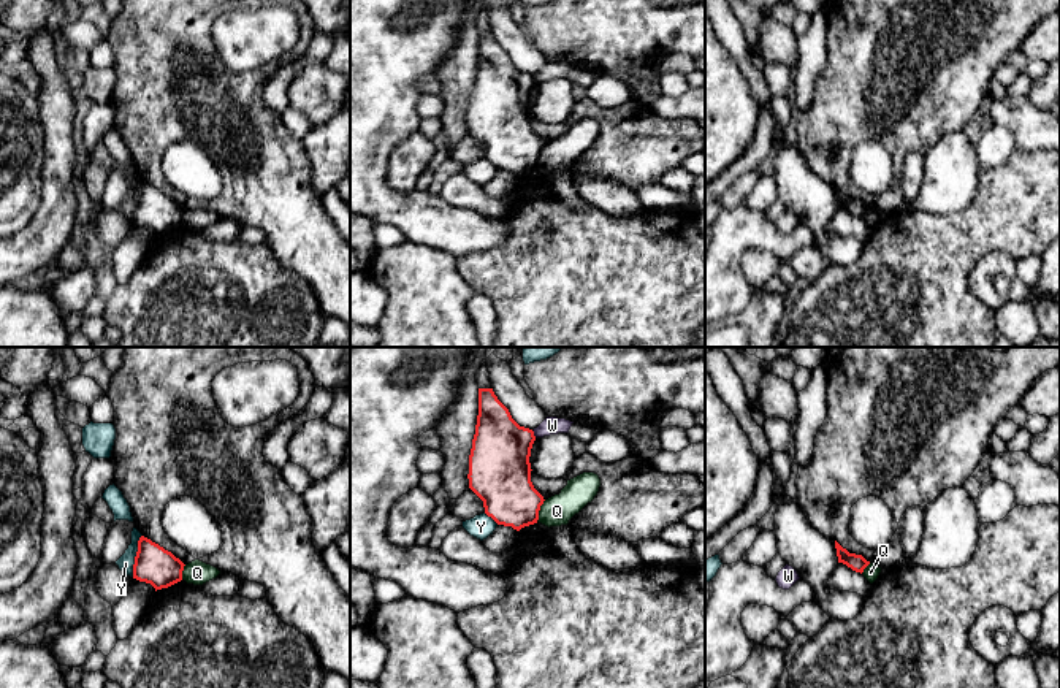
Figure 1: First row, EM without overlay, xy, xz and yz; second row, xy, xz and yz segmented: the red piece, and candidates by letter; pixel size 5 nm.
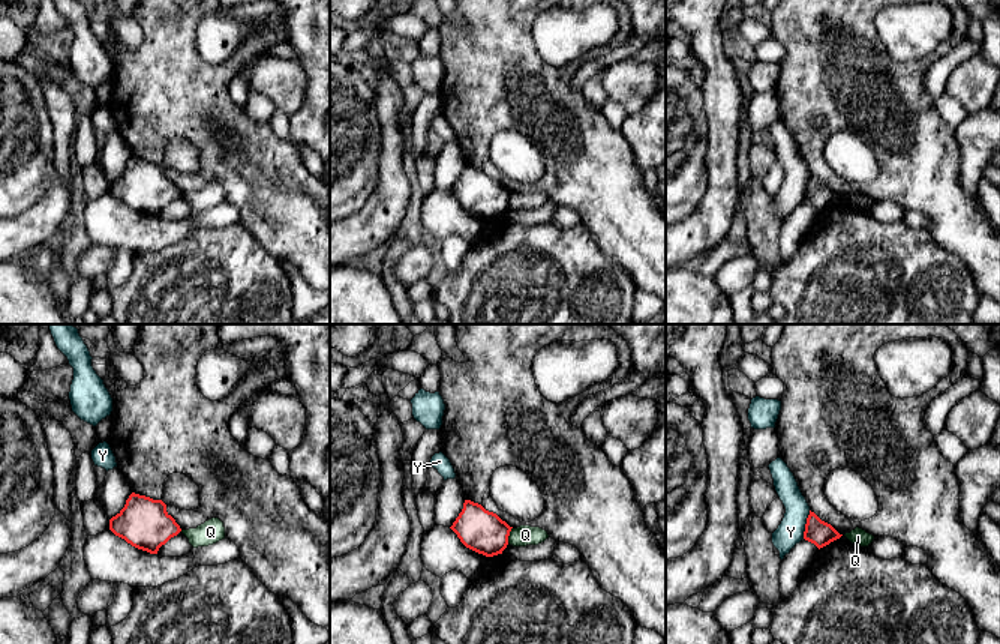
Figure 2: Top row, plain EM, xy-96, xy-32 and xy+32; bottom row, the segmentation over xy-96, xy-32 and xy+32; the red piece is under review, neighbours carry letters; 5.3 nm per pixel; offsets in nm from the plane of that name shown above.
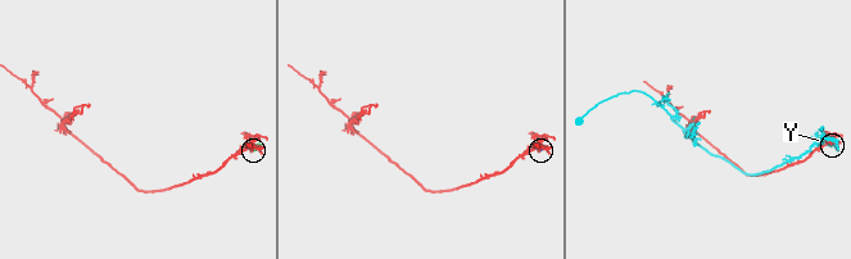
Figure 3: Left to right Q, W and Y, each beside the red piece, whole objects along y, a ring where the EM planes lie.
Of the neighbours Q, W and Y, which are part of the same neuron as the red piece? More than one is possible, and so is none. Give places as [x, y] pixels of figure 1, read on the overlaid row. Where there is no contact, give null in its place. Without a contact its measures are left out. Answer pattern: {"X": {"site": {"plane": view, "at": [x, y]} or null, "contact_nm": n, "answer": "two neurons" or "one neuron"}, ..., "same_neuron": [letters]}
{"Q": {"site": {"plane": "xz", "at": [539, 509]}, "contact_nm": 120, "answer": "two neurons"}, "W": {"site": {"plane": "xz", "at": [533, 433]}, "contact_nm": 50, "answer": "two neurons"}, "Y": {"site": {"plane": "xy", "at": [137, 555]}, "contact_nm": 220, "answer": "two neurons"}, "same_neuron": []}

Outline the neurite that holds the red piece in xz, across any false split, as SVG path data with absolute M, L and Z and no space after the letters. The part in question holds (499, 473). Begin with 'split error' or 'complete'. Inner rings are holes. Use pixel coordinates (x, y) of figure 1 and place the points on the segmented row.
complete; M479 388L479 415L469 455L469 488L498 525L520 531L539 520L543 496L531 482L534 431L520 426L493 388Z

